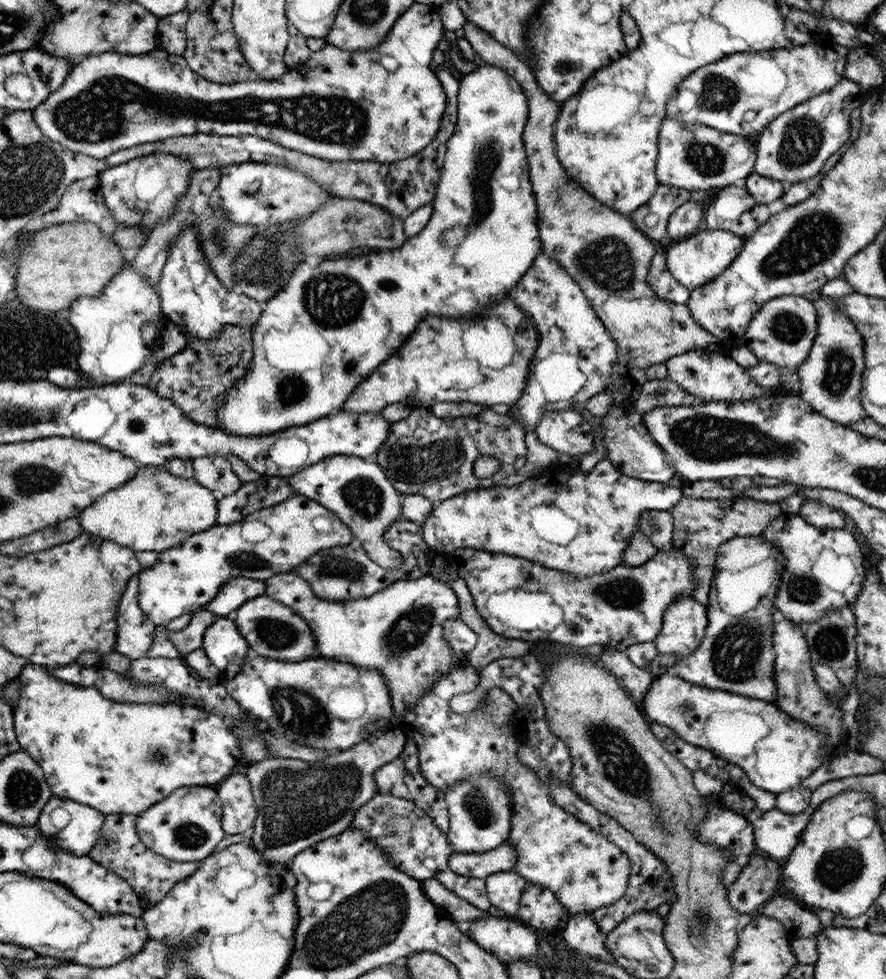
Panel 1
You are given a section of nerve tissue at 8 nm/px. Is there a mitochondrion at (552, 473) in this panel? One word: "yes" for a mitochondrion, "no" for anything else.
no

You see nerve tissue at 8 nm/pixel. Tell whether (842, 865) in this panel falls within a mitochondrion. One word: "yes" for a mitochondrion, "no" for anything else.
yes

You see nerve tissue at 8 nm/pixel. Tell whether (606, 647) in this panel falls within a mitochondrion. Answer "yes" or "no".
no

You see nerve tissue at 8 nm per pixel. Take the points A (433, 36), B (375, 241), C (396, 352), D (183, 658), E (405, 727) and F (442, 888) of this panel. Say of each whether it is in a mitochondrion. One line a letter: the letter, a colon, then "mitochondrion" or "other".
A: other
B: other
C: other
D: other
E: other
F: other

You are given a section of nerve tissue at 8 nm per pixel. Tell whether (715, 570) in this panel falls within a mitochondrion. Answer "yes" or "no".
no

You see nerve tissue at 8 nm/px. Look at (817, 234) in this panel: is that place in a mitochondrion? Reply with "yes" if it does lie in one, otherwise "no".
yes

